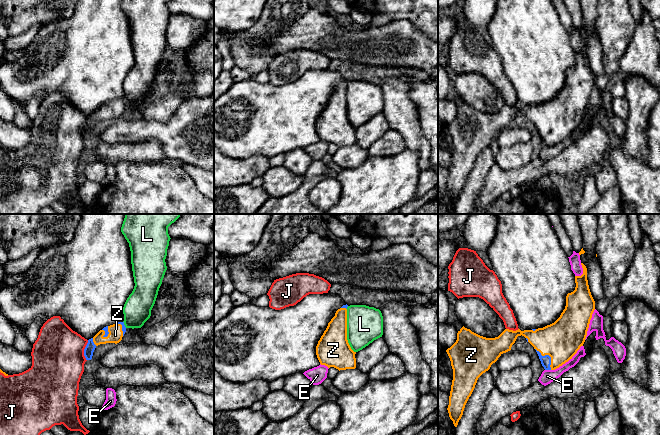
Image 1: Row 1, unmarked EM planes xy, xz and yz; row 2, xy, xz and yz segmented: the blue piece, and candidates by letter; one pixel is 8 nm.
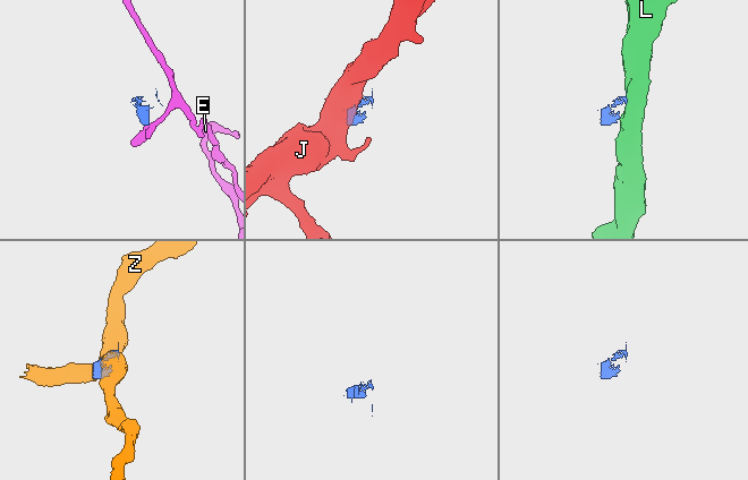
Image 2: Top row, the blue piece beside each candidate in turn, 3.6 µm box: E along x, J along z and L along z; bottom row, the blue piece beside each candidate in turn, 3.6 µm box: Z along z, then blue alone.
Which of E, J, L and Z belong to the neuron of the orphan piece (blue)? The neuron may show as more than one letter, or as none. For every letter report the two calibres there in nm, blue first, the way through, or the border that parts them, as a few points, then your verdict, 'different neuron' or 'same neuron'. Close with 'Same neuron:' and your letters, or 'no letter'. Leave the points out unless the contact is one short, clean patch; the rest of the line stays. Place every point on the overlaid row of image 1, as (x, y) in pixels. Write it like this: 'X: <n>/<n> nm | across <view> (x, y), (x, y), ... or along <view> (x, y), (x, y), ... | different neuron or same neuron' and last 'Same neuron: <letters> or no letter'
E: 80/110 nm | along yz (545, 369), (550, 370) | different neuron
J: 80/420 nm | along xy (88, 340), (84, 349), (86, 360) | different neuron
L: 30/220 nm | different neuron
Z: 80/320 nm | same neuron
Same neuron: Z

